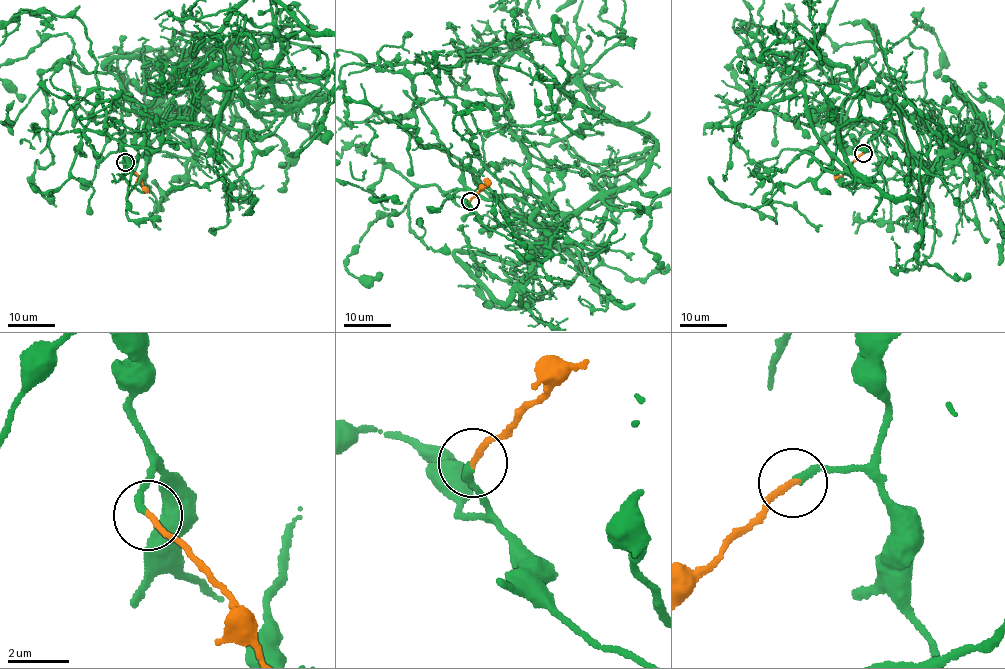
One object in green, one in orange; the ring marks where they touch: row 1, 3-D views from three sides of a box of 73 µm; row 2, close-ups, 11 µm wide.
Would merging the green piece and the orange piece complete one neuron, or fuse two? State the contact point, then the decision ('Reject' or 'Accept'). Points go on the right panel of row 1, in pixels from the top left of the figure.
Place: (863, 153). Accept

